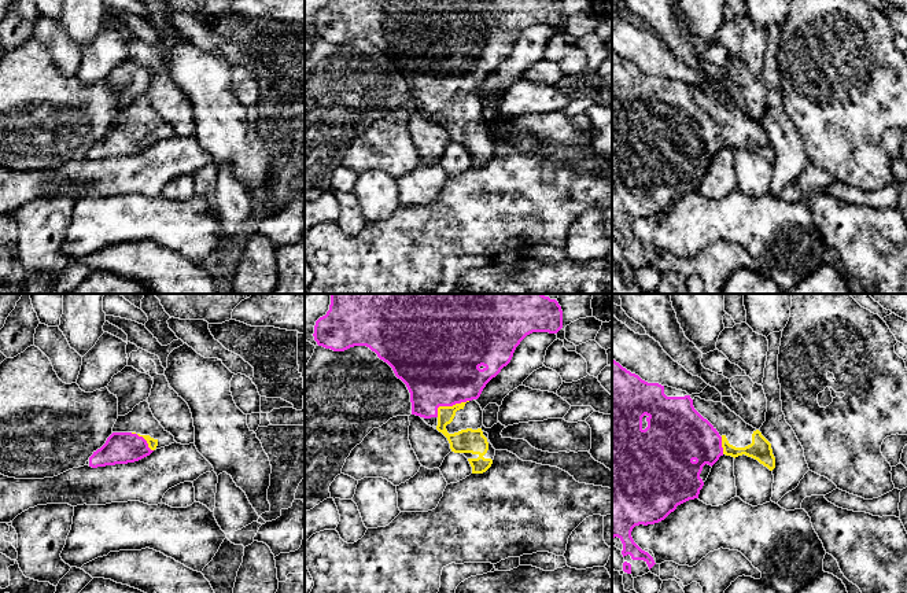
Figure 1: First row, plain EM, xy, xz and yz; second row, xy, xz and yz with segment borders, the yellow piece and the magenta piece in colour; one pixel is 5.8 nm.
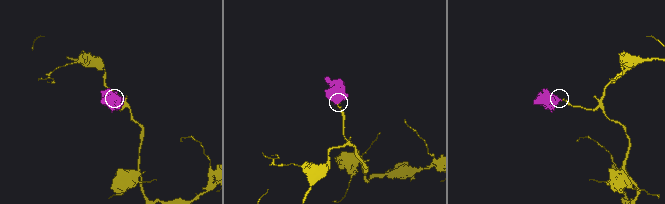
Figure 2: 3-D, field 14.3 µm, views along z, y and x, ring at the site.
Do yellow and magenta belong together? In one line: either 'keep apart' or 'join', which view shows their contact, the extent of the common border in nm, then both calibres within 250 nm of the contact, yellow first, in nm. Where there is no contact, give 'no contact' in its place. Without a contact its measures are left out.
join; contact in xz; length 220 nm; calibres 140 and 460 nm

